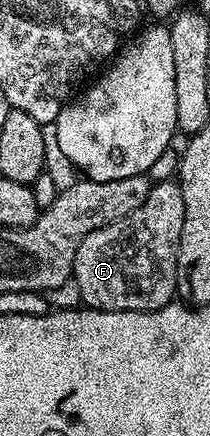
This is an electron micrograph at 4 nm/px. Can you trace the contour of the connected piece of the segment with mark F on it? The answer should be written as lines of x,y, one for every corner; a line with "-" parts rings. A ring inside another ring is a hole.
167,181
157,182
152,188
152,192
146,197
146,201
142,201
142,205
138,205
138,209
130,212
125,219
121,219
108,227
98,229
94,233
90,233
80,243
76,252
76,261
72,265
72,274
74,282
80,290
80,297
85,308
94,311
157,311
159,307
164,307
168,303
173,302
176,290
176,253
180,246
180,234
182,233
182,225
184,224
184,194
180,188
179,182

